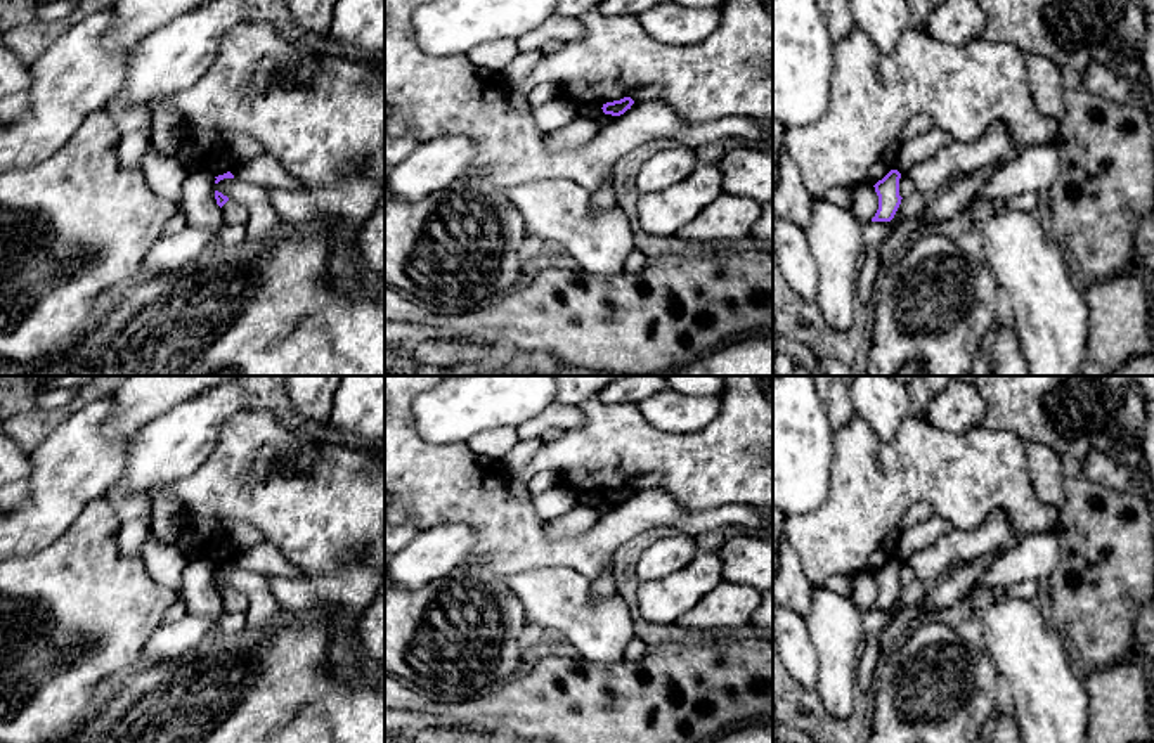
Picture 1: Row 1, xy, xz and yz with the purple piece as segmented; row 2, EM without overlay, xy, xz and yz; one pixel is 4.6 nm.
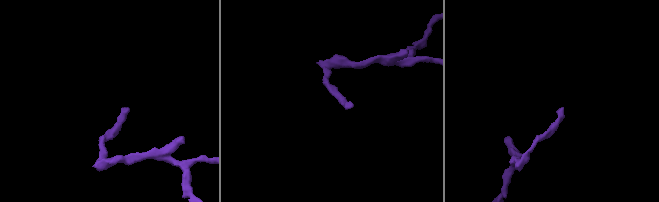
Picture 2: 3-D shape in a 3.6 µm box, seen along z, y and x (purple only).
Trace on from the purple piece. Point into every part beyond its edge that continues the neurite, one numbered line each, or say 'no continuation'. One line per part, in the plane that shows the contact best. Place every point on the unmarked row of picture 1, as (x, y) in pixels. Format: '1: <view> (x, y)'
no continuation

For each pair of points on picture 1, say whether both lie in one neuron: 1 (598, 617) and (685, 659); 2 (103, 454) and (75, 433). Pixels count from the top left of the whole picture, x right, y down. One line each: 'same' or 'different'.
1: different
2: same

